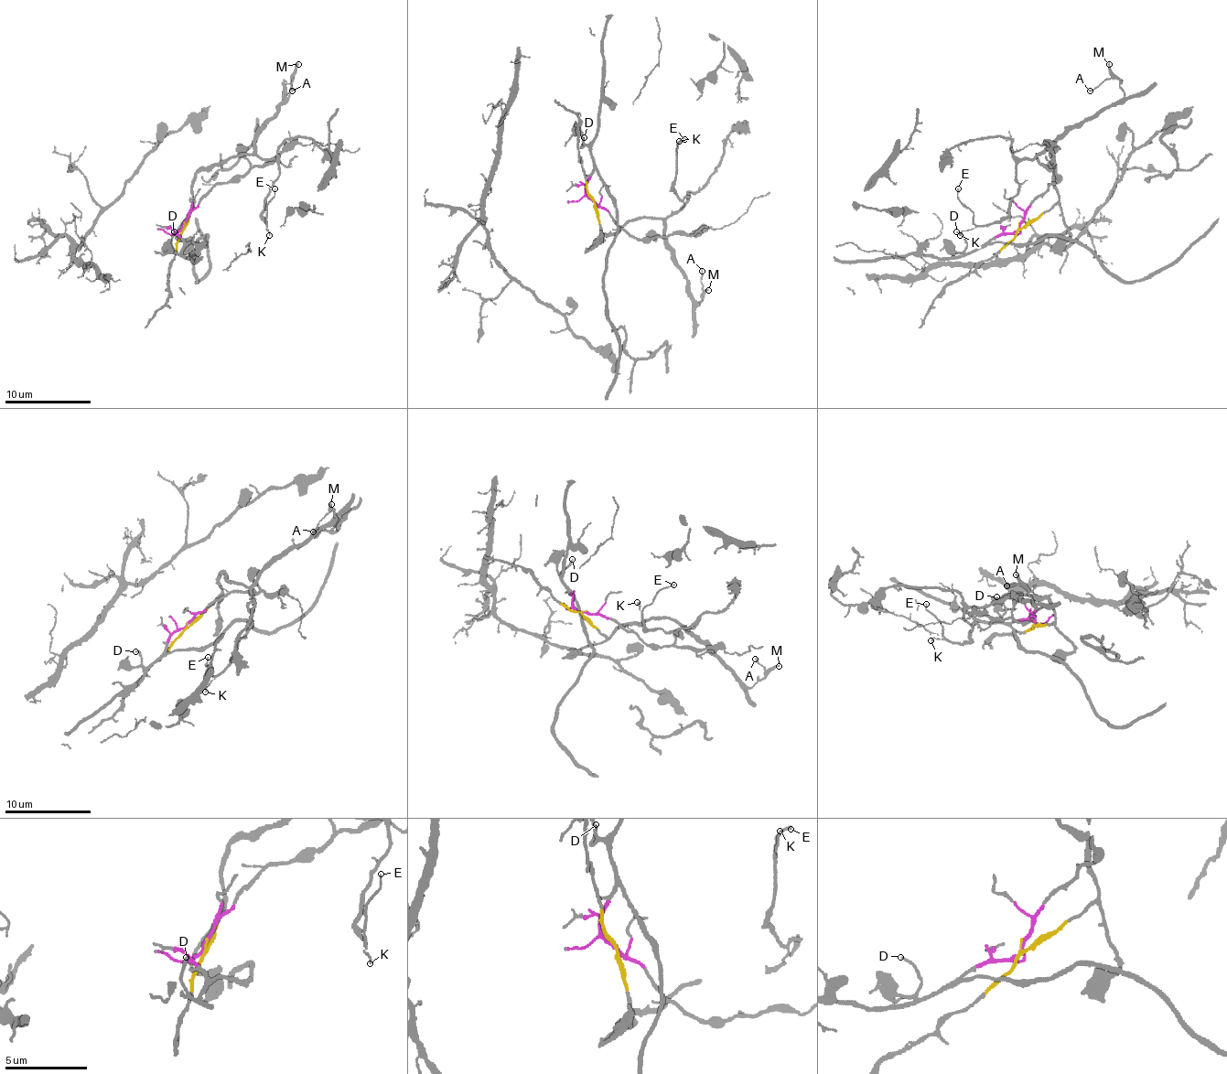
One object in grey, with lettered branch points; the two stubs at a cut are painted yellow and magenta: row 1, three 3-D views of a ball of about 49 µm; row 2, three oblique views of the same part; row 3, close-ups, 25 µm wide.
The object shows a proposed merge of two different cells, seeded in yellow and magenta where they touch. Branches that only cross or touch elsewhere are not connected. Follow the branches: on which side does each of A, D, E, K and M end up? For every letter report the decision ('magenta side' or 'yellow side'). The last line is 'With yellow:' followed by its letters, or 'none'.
A: yellow side
D: magenta side
E: yellow side
K: yellow side
M: yellow side
With yellow: A, E, K, M

